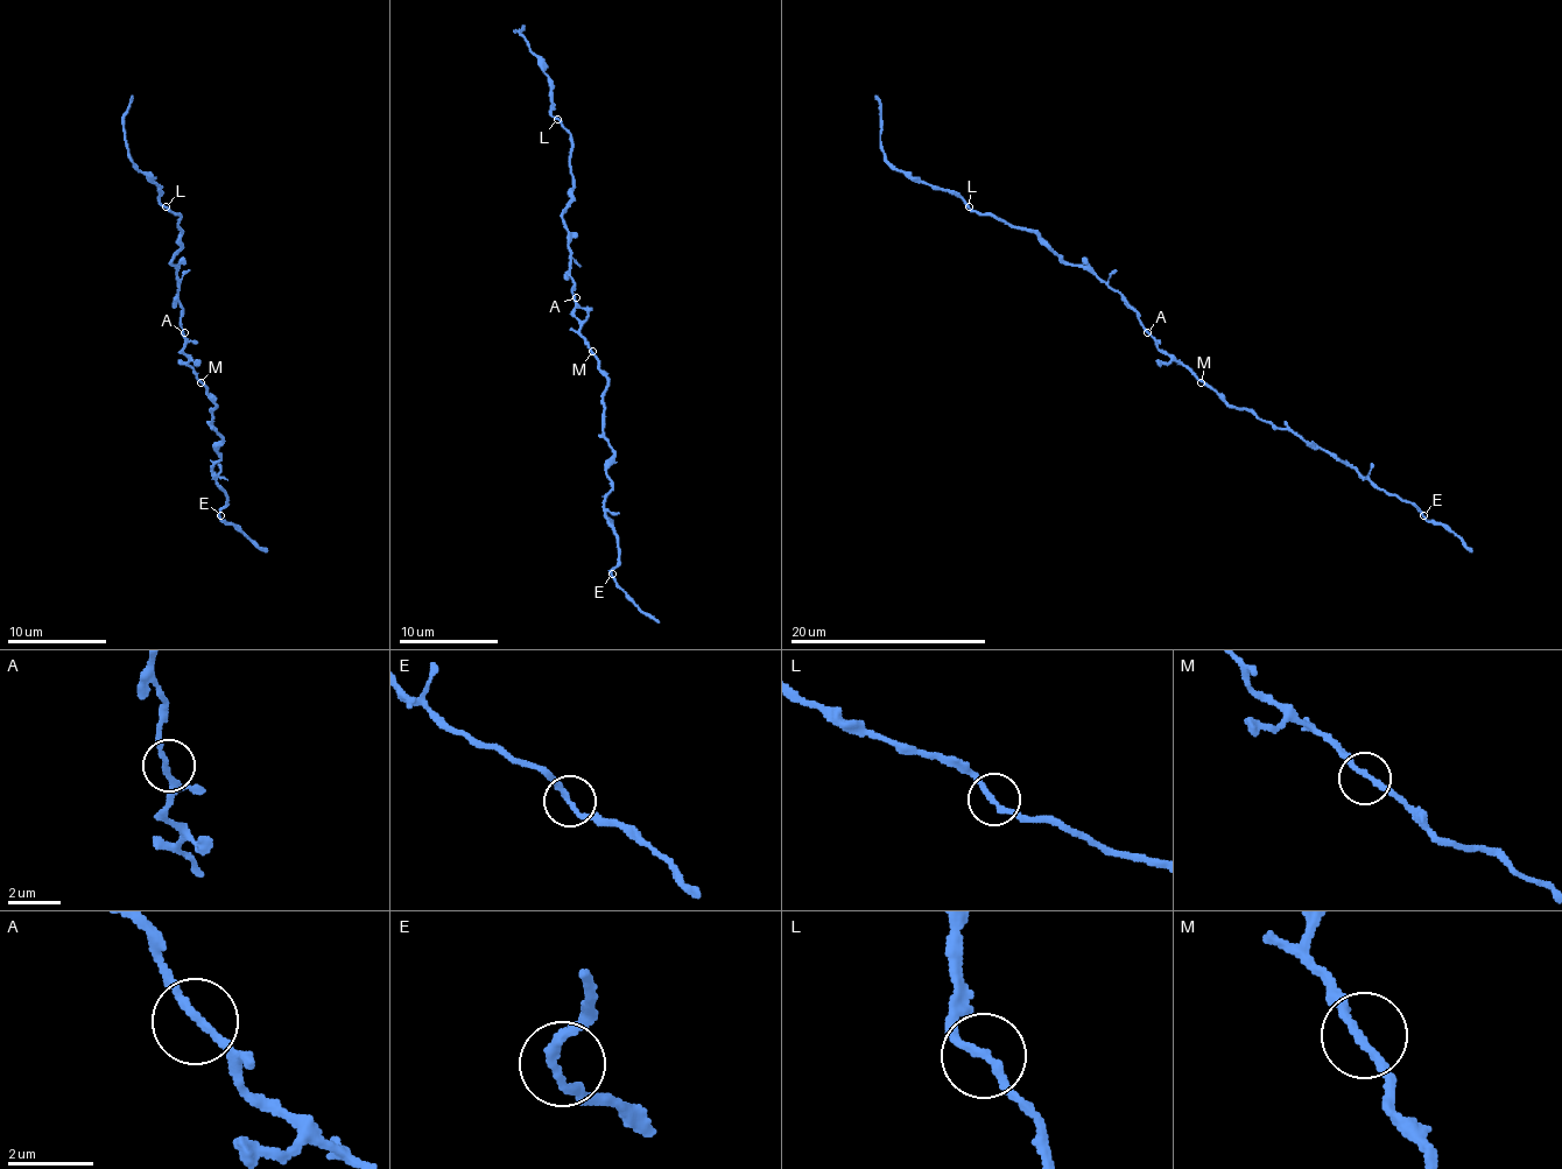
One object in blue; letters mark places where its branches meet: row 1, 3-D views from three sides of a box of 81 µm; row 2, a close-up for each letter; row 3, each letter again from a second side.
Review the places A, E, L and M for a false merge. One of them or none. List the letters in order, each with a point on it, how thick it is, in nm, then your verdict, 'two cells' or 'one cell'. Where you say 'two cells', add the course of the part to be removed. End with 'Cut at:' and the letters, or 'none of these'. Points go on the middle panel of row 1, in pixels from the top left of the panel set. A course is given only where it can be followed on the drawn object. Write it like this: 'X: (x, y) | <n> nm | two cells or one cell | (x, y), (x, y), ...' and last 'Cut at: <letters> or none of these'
A: (576, 297) | 180 nm | one cell
E: (612, 574) | 200 nm | one cell
L: (557, 119) | 200 nm | one cell
M: (592, 351) | 180 nm | one cell
Cut at: none of these

